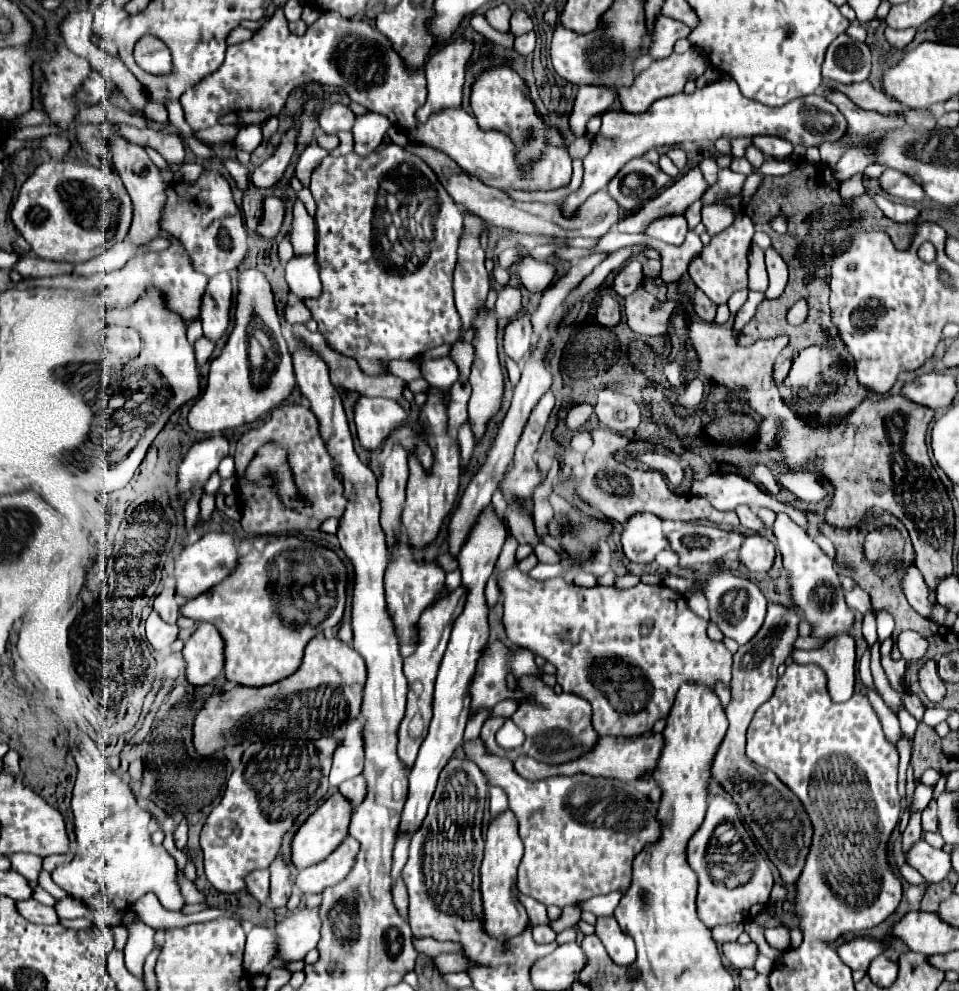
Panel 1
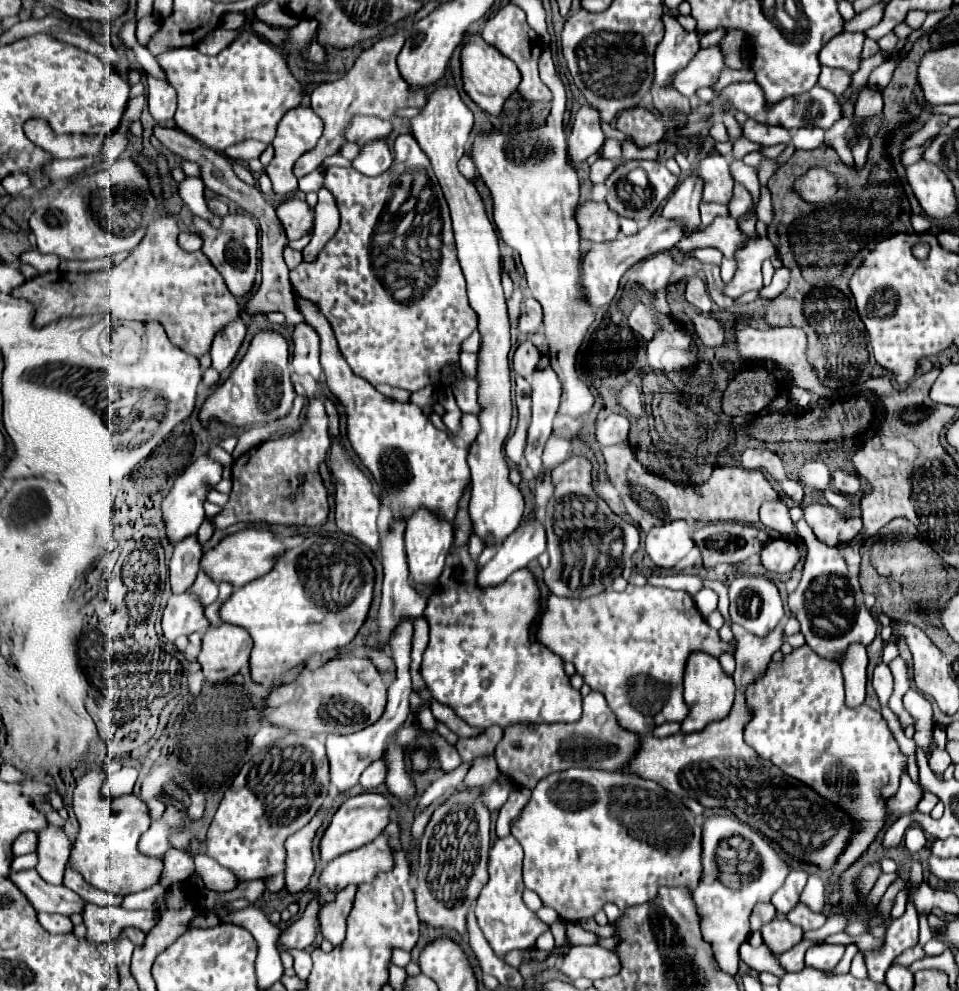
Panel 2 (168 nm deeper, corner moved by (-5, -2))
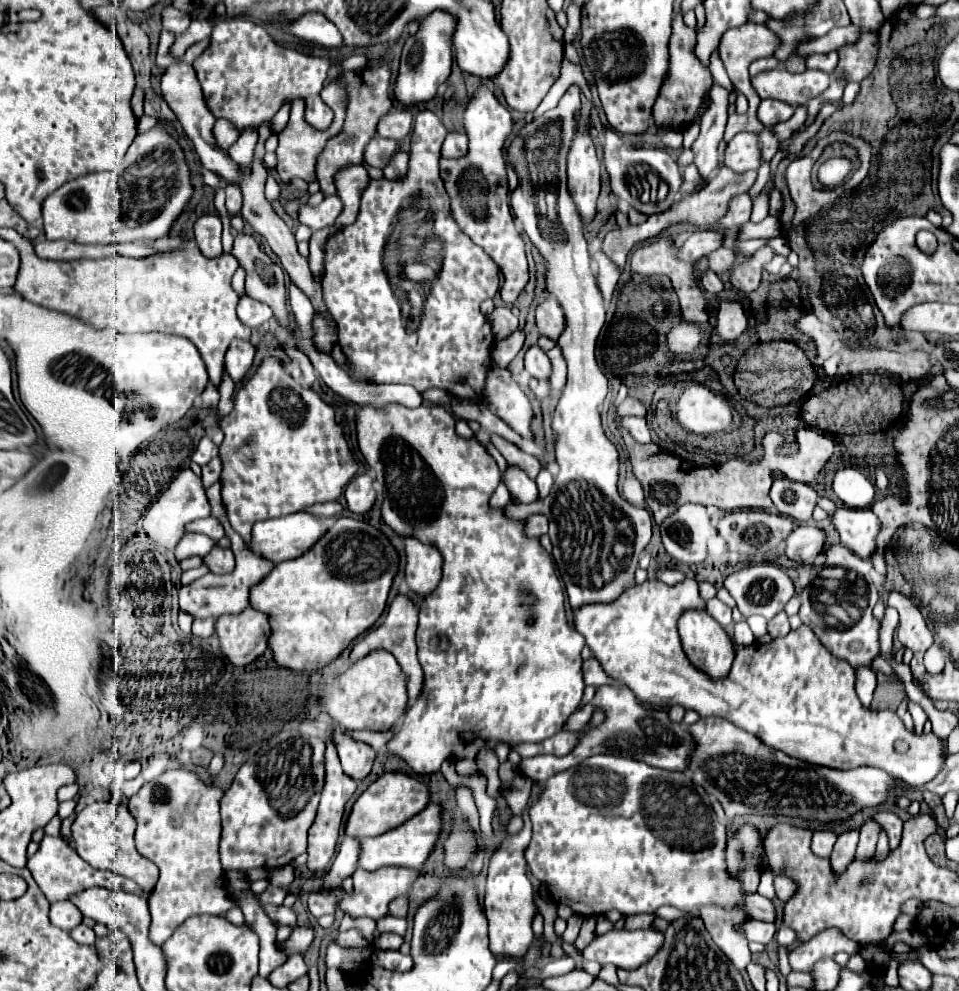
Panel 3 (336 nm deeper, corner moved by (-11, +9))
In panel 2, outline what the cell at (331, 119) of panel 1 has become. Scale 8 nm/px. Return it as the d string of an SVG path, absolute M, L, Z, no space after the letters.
M355 116L349 124L349 128L345 130L345 136L349 142L355 144L367 144L373 140L385 140L391 134L391 122L389 120L381 120L375 116Z

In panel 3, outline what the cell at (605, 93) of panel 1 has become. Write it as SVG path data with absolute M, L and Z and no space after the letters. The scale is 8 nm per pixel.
M577 133L567 157L567 175L571 197L583 221L595 217L595 201L599 197L599 169L601 163L595 153L591 133Z

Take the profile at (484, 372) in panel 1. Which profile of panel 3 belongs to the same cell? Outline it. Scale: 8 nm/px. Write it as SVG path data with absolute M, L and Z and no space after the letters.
M507 465L501 473L501 481L507 485L511 501L515 503L533 503L537 501L537 485L535 481L517 465Z

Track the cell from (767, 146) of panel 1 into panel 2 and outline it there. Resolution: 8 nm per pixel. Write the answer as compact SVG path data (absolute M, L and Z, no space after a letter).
M747 120L745 126L743 126L743 134L753 140L753 142L759 142L763 146L773 146L773 144L789 144L791 142L791 136L789 136L789 130L787 128L781 128L781 126L767 126L767 124L757 124L755 120Z

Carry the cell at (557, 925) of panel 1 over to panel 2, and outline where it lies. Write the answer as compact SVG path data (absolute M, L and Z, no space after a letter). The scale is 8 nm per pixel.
M499 838L491 852L489 852L489 882L483 886L477 904L475 904L475 914L477 922L493 948L497 956L505 956L507 952L515 948L529 948L535 944L535 940L549 930L549 924L541 922L535 912L531 912L521 894L523 894L523 880L521 880L521 862L524 859L521 844L513 838Z

